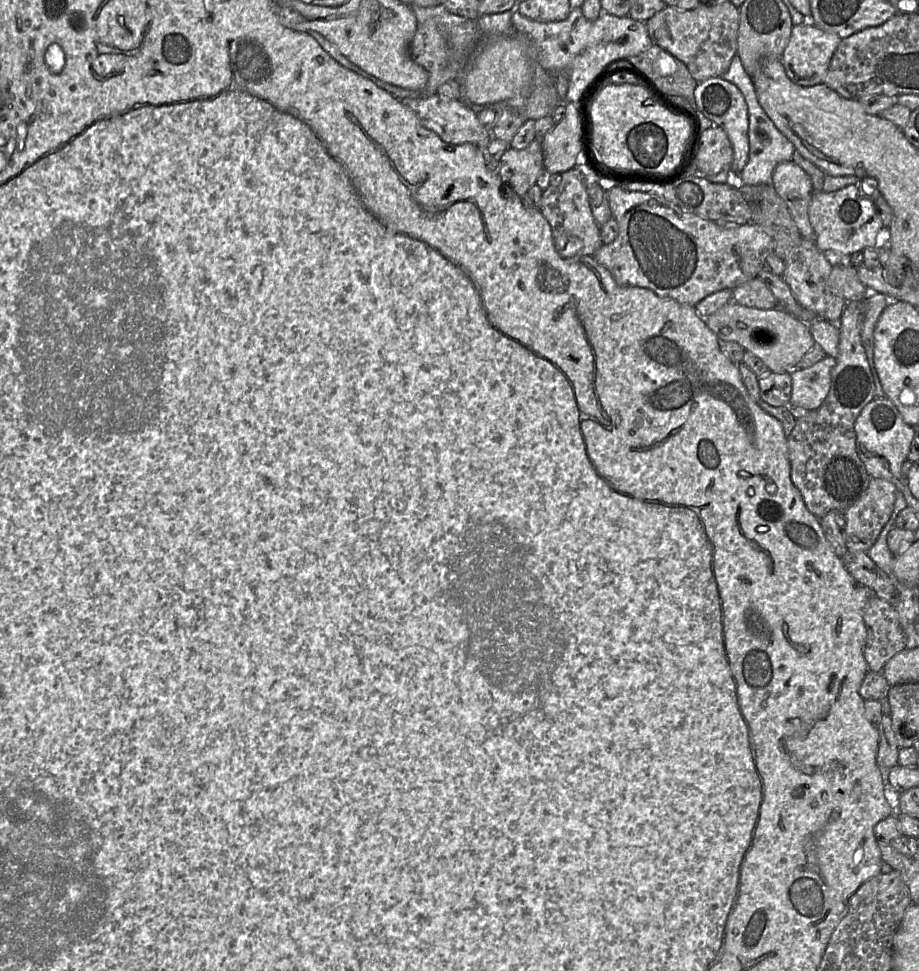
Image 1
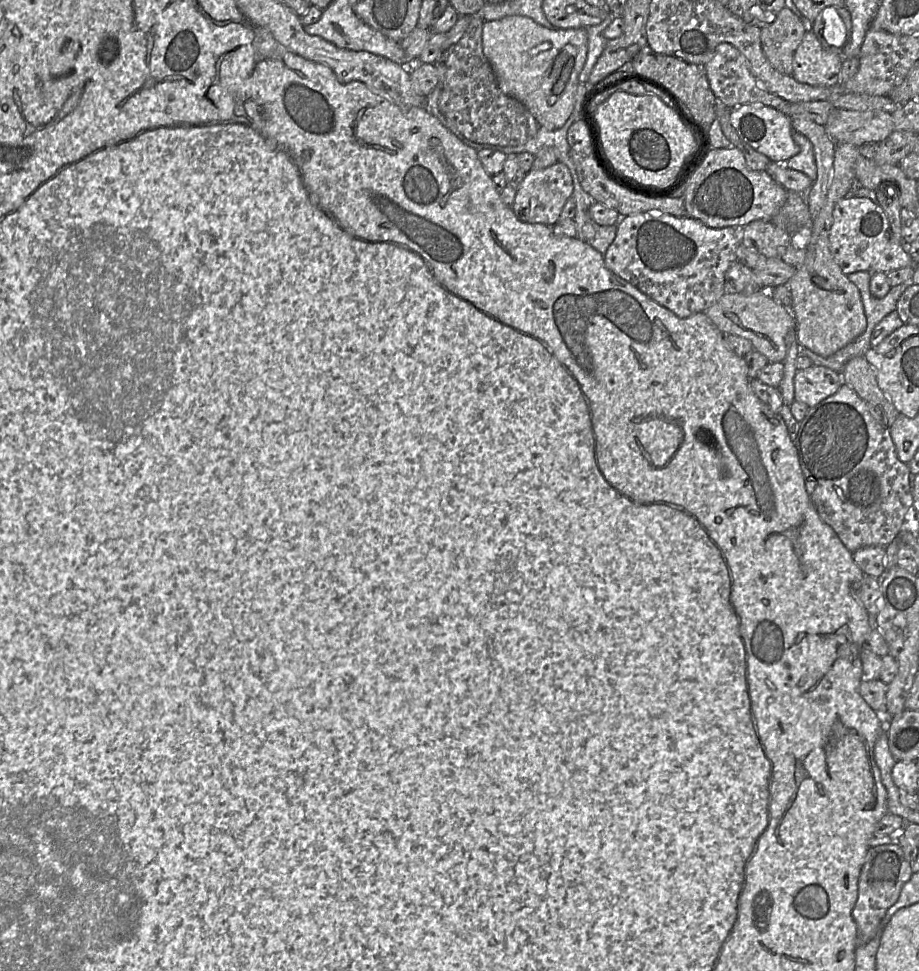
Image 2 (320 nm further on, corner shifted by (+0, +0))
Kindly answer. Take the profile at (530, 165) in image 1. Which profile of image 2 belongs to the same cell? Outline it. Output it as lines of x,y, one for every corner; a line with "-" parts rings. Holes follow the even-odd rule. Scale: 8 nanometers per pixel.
557,161
544,169
531,169
516,190
511,206
515,216
522,222
552,226
557,223
563,206
573,193
573,182
568,167

